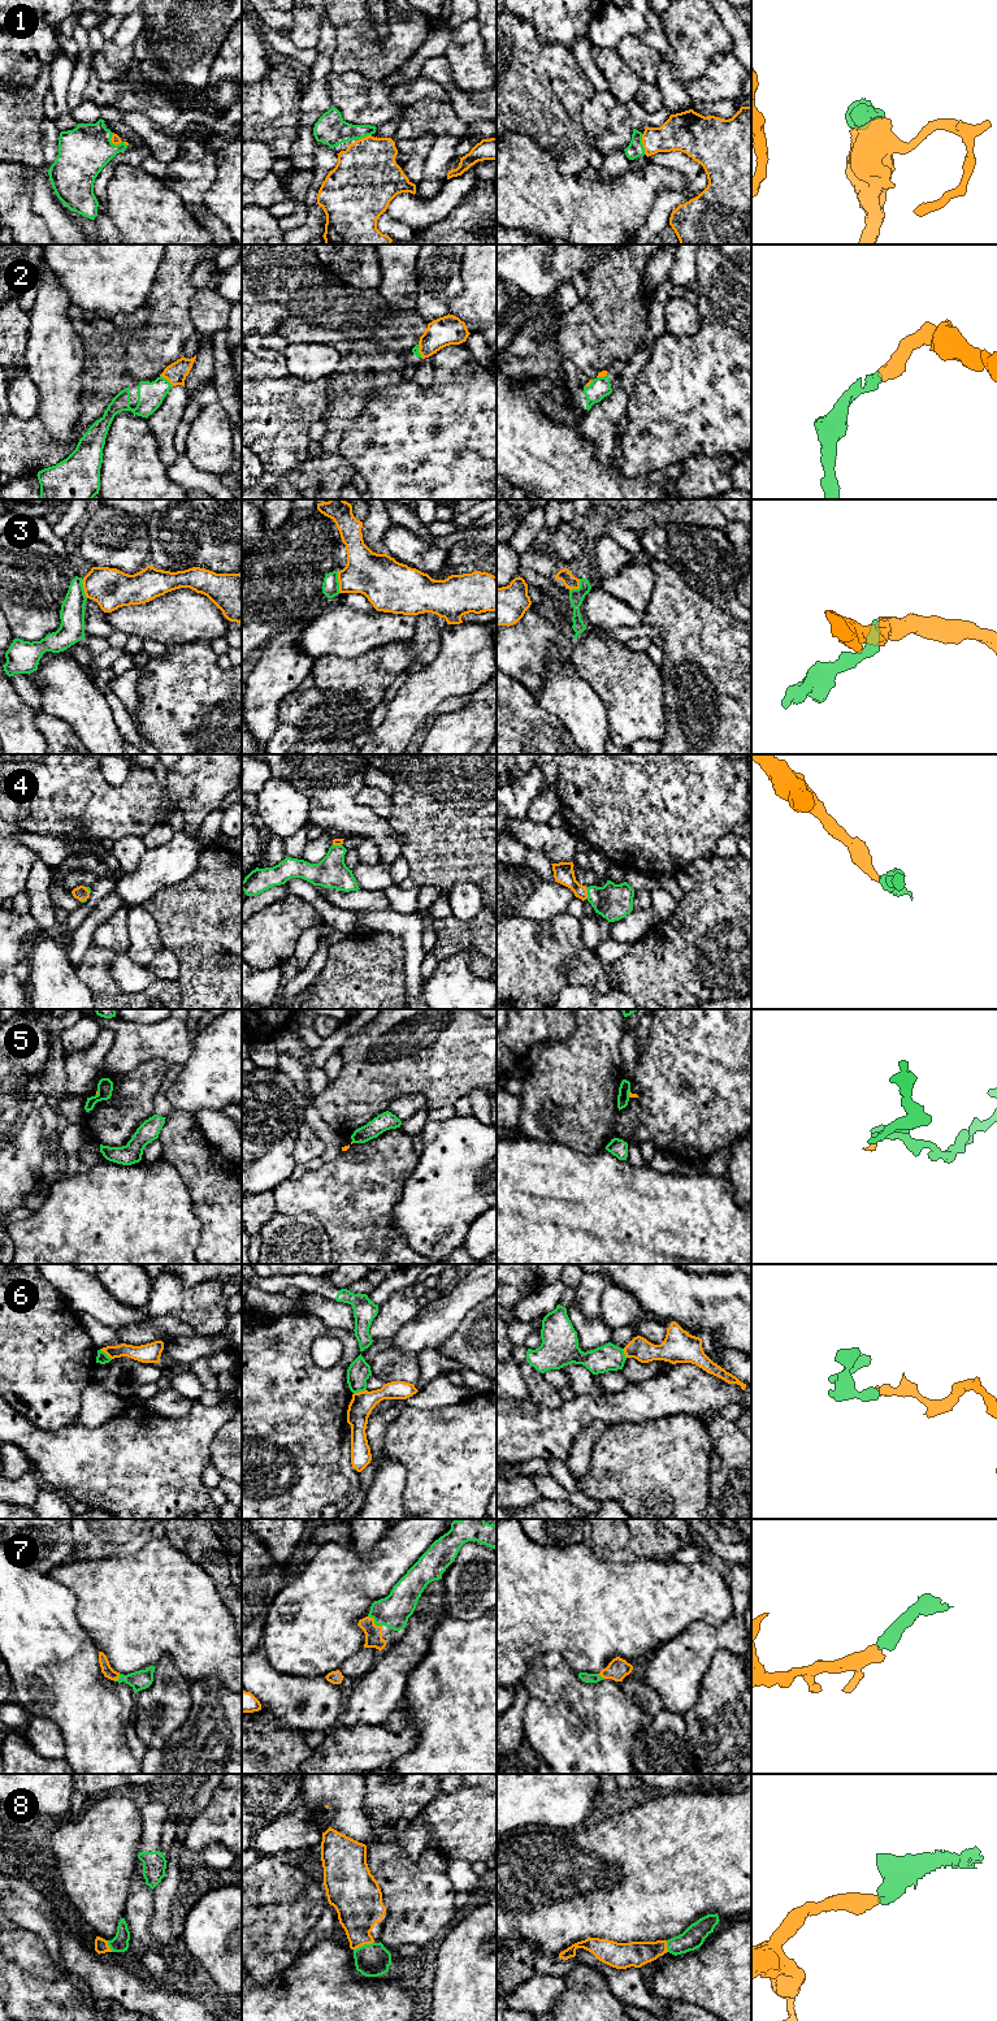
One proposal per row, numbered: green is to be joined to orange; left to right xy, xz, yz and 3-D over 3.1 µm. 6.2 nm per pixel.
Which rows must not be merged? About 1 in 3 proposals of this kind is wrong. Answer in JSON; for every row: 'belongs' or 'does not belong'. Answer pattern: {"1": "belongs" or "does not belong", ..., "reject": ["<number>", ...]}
{"1": "belongs", "2": "belongs", "3": "does not belong", "4": "belongs", "5": "does not belong", "6": "does not belong", "7": "belongs", "8": "belongs", "reject": ["3", "5", "6"]}

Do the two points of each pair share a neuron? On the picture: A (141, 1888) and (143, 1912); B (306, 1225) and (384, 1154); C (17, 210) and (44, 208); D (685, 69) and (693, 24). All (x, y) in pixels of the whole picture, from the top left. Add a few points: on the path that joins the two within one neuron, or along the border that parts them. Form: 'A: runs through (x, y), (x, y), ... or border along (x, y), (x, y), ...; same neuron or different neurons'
A: runs through (141, 1894), (141, 1907); same neuron
B: border along (285, 1214), (312, 1214), (323, 1225), (329, 1243); different neurons
C: border along (26, 178), (30, 207), (42, 219), (48, 230); different neurons
D: runs through (688, 57), (688, 44), (693, 35); same neuron

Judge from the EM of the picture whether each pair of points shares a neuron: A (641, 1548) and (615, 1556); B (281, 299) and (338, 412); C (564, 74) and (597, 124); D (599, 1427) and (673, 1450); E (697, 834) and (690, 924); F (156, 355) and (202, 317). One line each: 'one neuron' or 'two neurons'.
A: one neuron
B: one neuron
C: two neurons
D: two neurons
E: two neurons
F: two neurons

